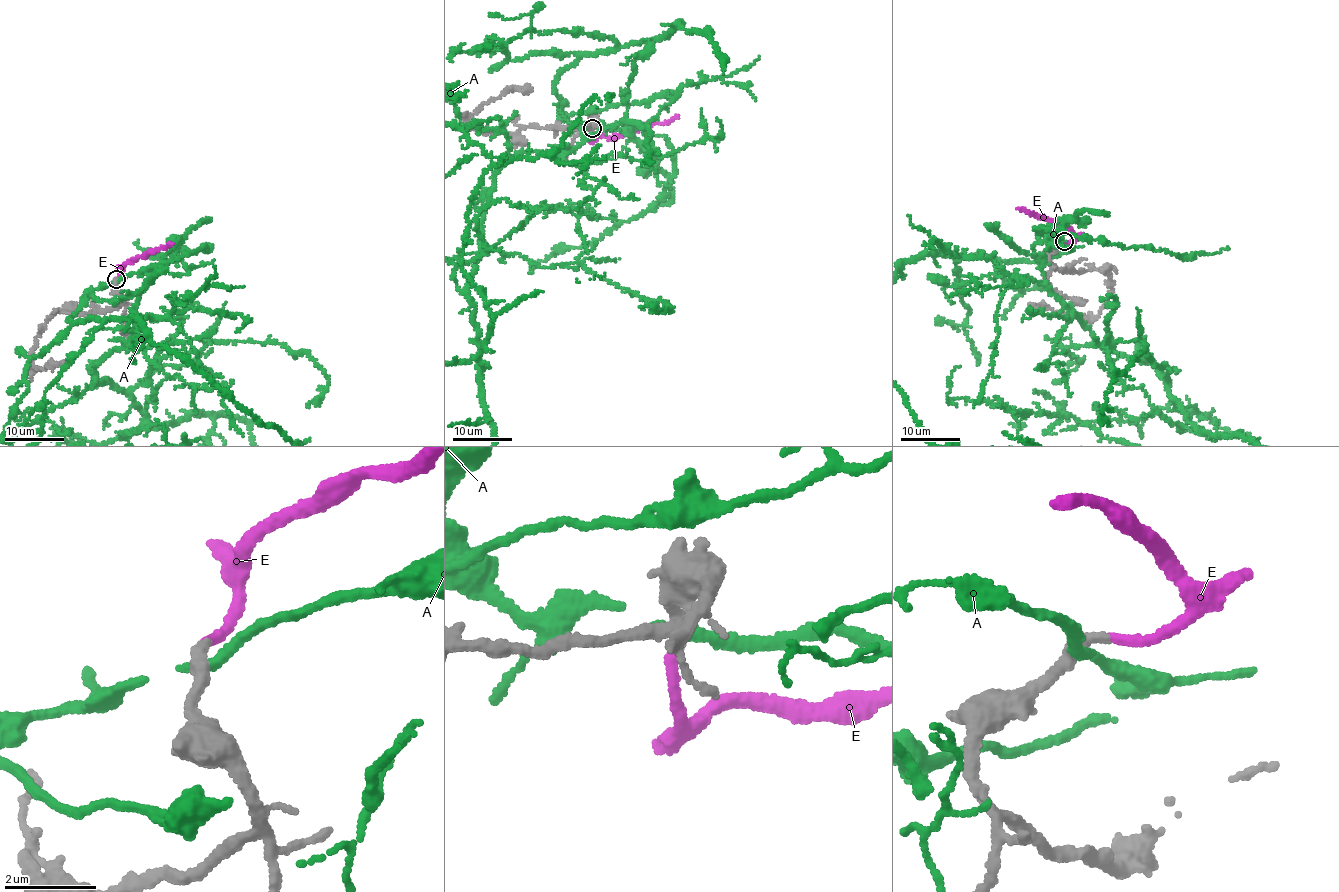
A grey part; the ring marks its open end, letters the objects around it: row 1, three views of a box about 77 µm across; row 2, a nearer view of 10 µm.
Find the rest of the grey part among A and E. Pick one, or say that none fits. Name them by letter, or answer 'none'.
E

